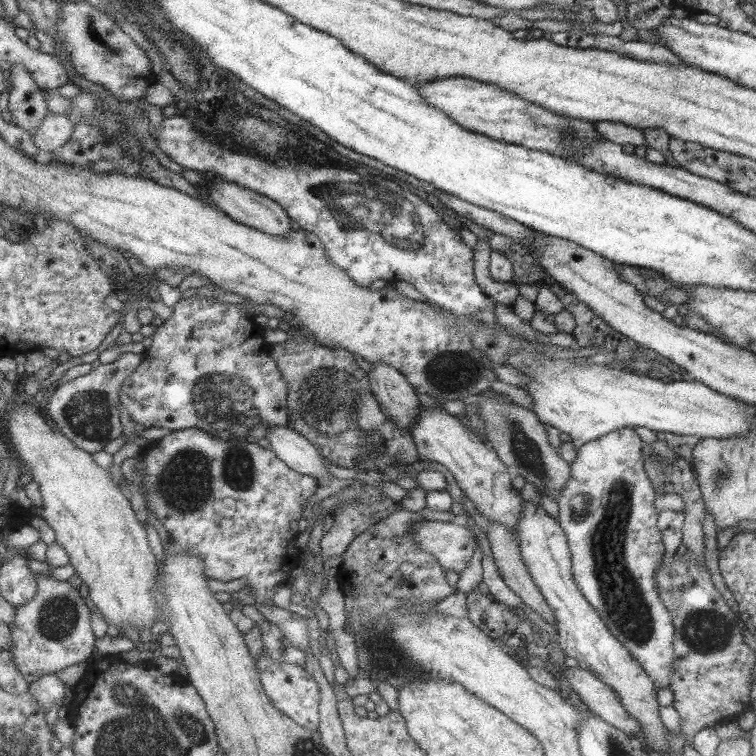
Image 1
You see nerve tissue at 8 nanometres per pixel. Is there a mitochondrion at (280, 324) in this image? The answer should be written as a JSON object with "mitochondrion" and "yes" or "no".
{"mitochondrion":"no"}

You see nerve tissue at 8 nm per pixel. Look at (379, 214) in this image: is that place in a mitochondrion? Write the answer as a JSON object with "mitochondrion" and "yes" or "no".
{"mitochondrion":"yes"}

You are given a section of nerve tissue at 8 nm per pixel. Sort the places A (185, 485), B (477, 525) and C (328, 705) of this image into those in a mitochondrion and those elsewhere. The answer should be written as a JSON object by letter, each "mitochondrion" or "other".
{"A":"mitochondrion","B":"other","C":"other"}

